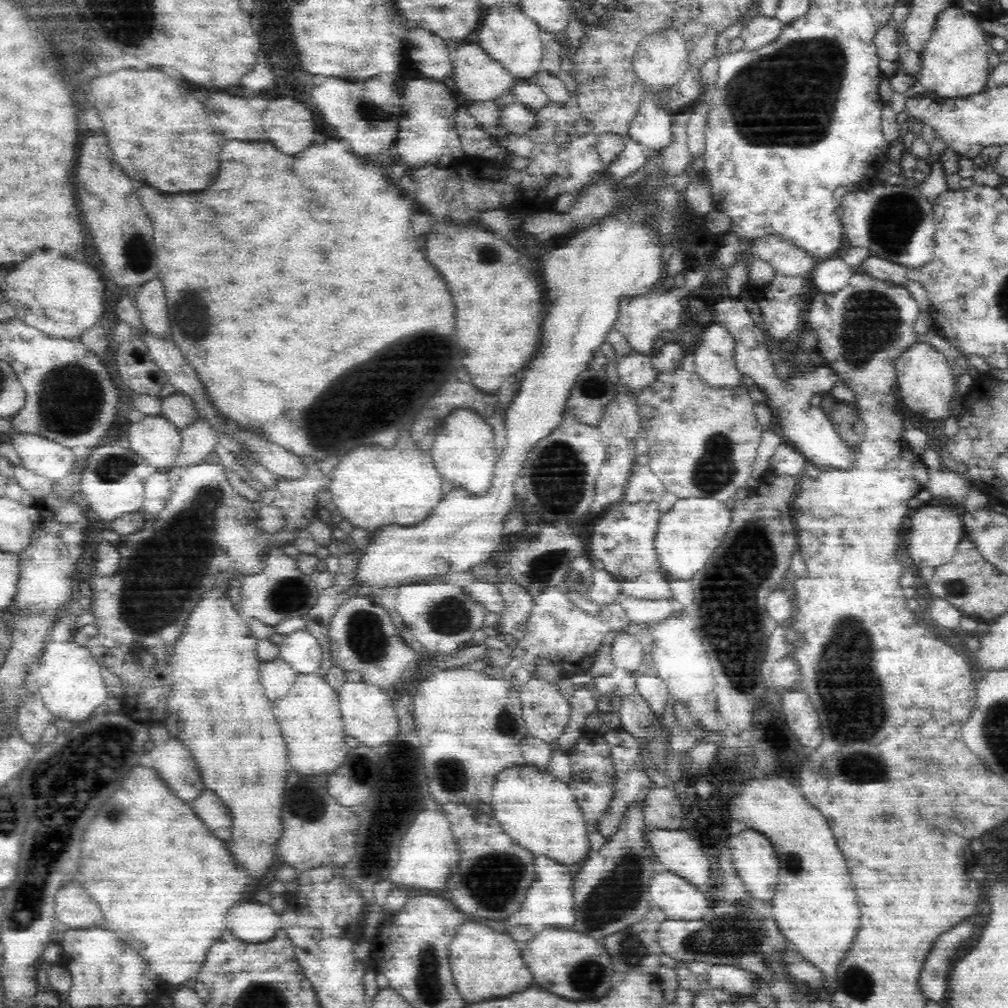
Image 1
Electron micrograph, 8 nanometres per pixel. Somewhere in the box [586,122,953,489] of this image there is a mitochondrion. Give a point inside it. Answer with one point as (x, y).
(871, 325)

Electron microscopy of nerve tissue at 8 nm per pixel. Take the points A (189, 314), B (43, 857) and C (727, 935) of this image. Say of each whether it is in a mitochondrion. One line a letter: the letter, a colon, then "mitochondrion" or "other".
A: mitochondrion
B: mitochondrion
C: mitochondrion

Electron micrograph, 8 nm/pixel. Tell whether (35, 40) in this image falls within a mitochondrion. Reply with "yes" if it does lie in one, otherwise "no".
yes

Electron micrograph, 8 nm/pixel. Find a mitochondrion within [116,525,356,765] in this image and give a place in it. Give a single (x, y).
(289, 595)

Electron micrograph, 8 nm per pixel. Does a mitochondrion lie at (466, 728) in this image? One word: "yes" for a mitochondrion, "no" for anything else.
no

